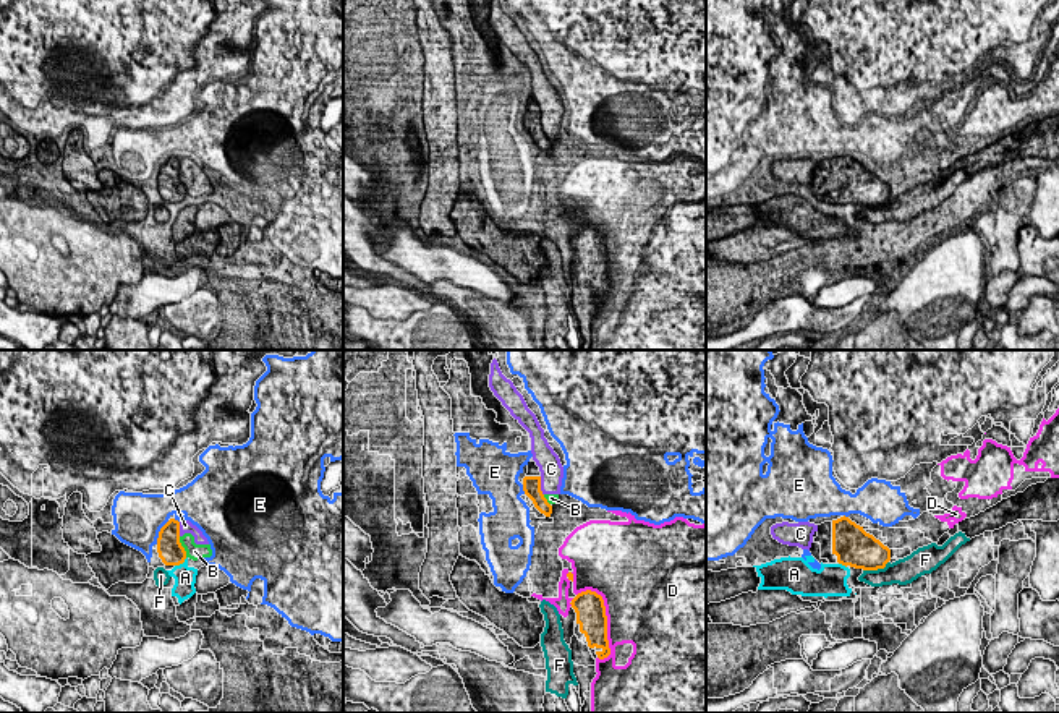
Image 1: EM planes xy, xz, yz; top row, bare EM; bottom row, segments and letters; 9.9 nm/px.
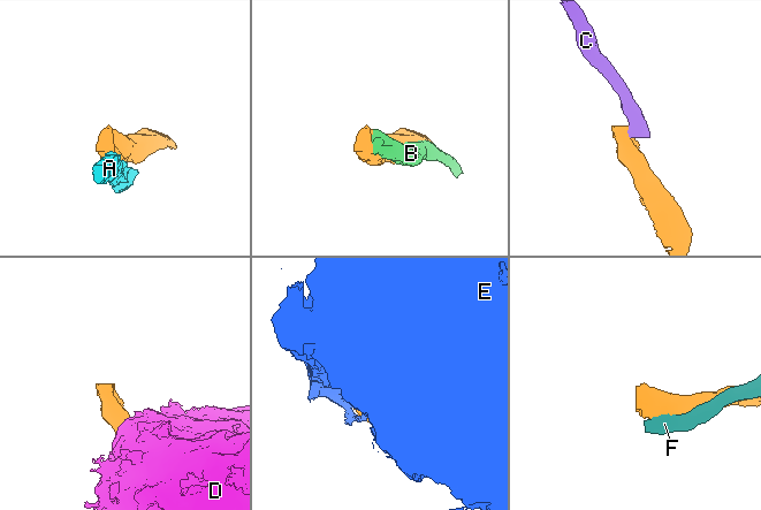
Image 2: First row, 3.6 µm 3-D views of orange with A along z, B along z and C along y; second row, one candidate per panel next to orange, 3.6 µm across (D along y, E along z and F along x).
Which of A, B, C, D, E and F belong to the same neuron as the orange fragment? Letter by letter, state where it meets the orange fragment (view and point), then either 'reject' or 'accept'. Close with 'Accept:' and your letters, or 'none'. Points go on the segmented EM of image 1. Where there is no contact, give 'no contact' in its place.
A: xy (180, 563) | reject
B: xy (182, 546) | reject
C: xz (540, 486) | reject
D: xz (606, 623) | reject
E: xy (159, 532) | reject
F: yz (876, 569) | reject
Accept: none

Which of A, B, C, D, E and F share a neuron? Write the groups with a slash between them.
A / B C / D / E / F

